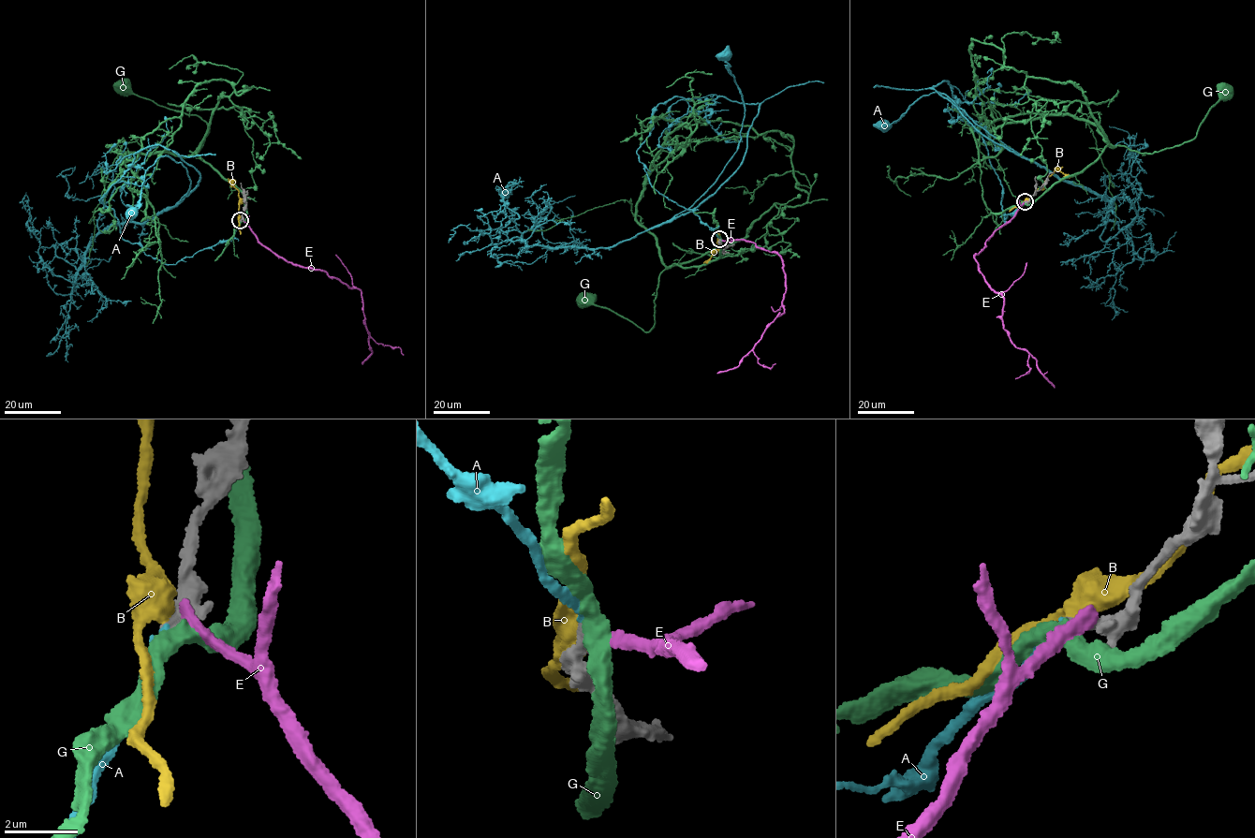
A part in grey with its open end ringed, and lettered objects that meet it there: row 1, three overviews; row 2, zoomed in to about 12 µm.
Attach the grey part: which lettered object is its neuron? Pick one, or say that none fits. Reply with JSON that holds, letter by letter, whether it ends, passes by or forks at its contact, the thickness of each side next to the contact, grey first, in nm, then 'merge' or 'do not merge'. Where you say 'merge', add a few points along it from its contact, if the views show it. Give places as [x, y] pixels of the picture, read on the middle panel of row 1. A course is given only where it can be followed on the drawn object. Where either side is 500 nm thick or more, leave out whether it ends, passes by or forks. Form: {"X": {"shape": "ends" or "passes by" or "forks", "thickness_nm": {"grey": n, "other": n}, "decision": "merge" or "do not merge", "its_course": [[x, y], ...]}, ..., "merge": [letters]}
{"A": {"shape": "ends", "thickness_nm": {"grey": 320, "other": 240}, "decision": "merge", "its_course": [[719, 239], [652, 187], [637, 152], [673, 96], [759, 103], [730, 176], [681, 213], [740, 139], [724, 55]]}, "B": {"shape": "passes by", "thickness_nm": {"grey": 400, "other": 440}, "decision": "do not merge"}, "E": {"shape": "ends", "thickness_nm": {"grey": 380, "other": 340}, "decision": "do not merge"}, "G": {"shape": "passes by", "thickness_nm": {"grey": 360, "other": 440}, "decision": "do not merge"}, "merge": ["A"]}

